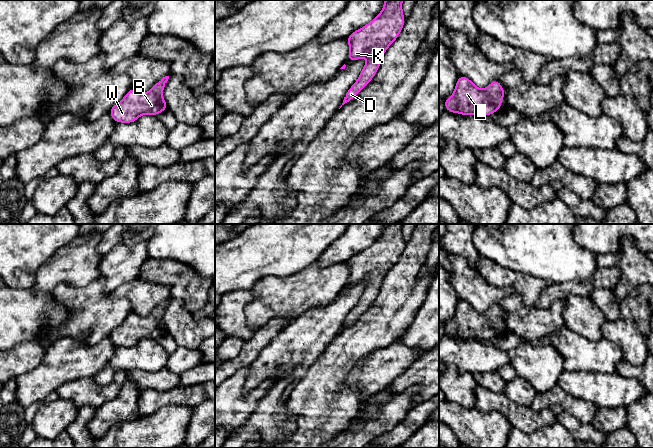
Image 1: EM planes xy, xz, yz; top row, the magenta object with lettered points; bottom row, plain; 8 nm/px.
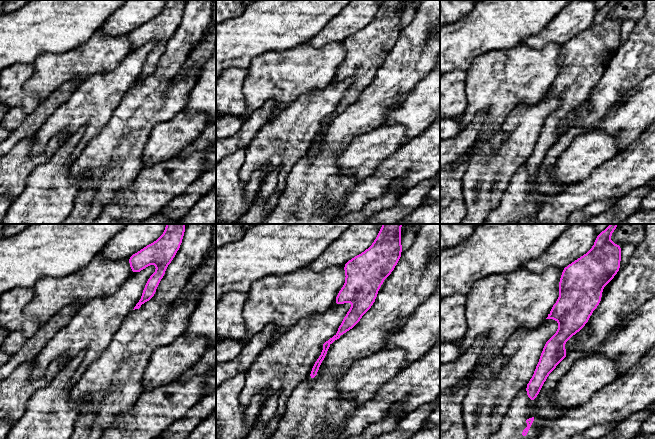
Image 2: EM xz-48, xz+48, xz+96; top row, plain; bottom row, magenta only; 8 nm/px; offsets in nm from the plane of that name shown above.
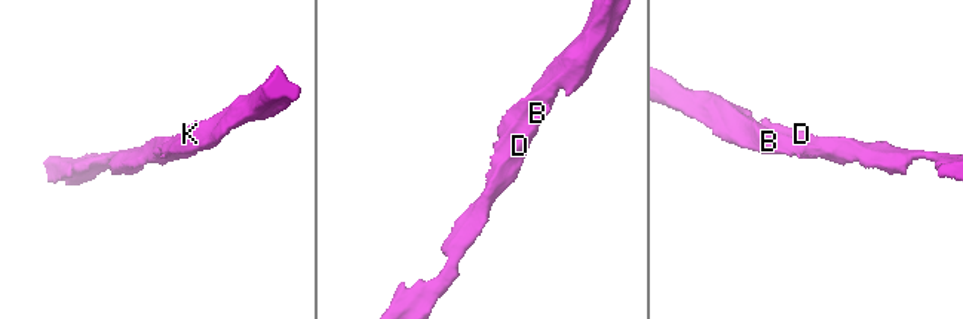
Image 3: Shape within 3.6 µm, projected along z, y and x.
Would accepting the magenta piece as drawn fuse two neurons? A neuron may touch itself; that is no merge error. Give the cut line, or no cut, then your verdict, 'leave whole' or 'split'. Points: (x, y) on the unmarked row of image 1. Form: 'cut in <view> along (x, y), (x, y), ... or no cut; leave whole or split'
no cut; leave whole

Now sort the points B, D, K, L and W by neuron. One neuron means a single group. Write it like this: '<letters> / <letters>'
B D K L W

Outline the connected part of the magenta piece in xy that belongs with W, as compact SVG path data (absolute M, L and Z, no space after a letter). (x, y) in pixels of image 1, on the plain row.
M169 300L163 301L147 317L131 312L120 326L109 334L112 343L116 347L133 347L141 339L156 340L167 334L167 327L162 316L168 303Z

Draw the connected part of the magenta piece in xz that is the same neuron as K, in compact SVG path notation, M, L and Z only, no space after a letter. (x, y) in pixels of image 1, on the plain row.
M385 224L381 236L371 246L346 262L350 273L347 285L357 285L365 279L366 288L357 305L346 316L340 332L371 306L385 275L399 260L405 248L402 227L403 224Z

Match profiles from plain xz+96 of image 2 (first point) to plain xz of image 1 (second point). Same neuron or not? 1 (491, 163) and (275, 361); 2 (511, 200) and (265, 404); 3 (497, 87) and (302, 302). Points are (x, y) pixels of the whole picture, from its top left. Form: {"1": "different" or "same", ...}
{"1": "same", "2": "different", "3": "same"}

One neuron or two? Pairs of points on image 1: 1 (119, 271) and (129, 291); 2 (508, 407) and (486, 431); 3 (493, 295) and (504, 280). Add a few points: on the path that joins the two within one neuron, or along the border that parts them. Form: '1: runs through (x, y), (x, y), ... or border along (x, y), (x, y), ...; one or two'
1: border along (137, 277), (120, 284), (110, 293); two
2: border along (479, 409), (485, 412), (500, 412), (512, 426); two
3: border along (479, 273), (491, 284), (512, 287), (516, 291); two

